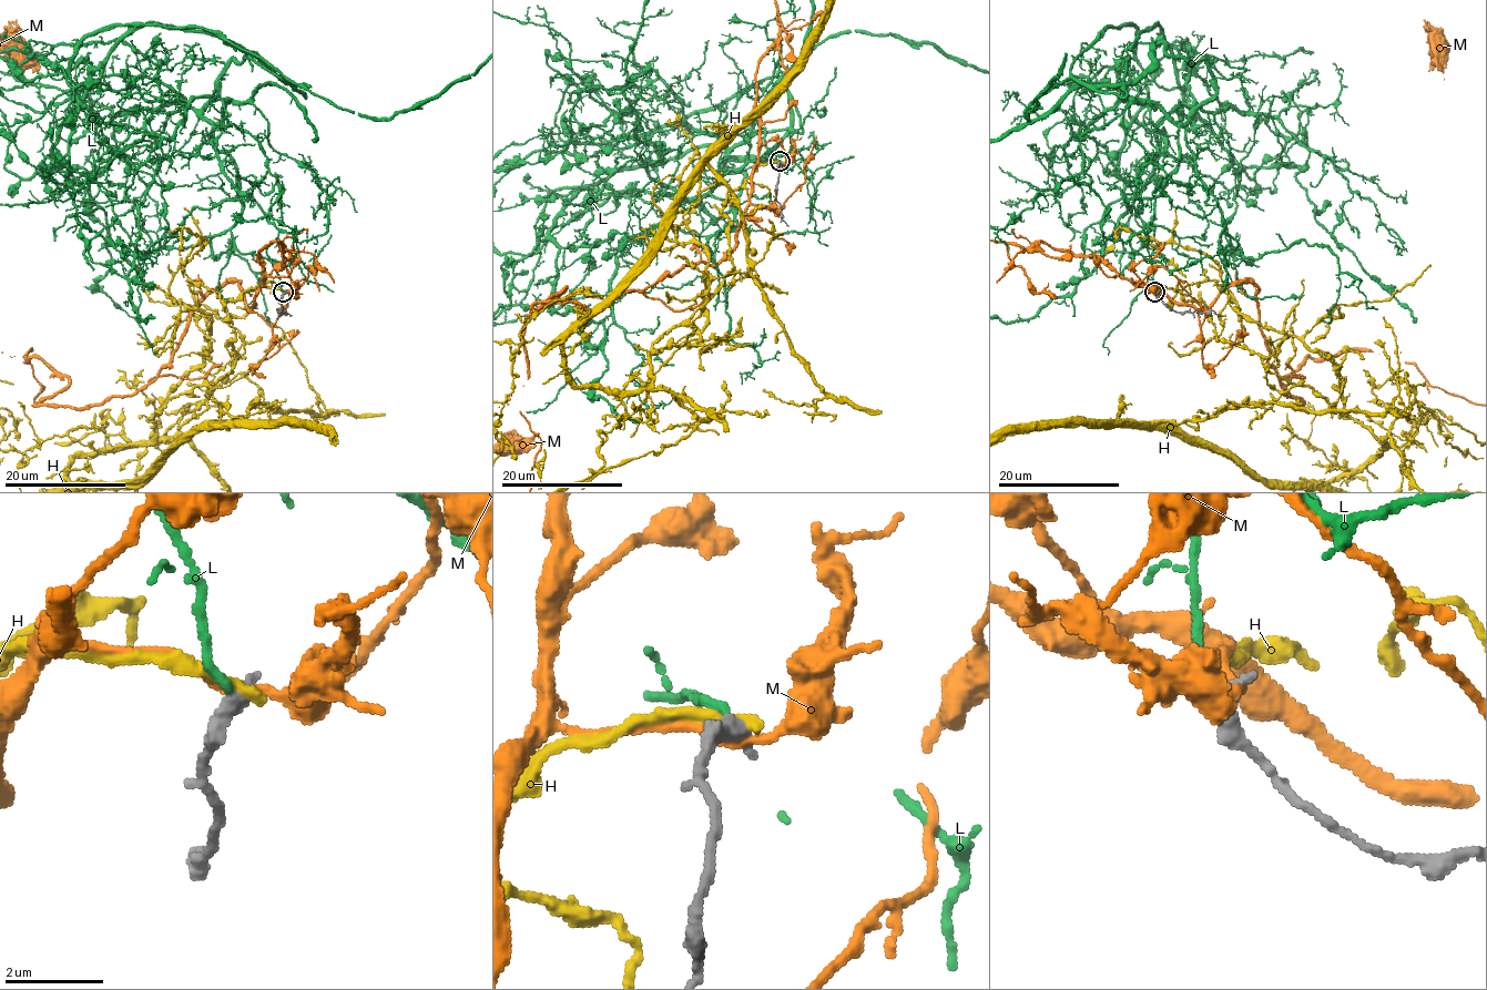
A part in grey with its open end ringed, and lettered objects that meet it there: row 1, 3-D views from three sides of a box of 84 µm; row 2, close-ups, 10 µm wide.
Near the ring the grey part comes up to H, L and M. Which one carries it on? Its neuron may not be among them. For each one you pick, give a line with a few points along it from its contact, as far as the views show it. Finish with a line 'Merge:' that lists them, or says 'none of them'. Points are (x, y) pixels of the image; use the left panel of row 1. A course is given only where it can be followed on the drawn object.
L: Its course: (284, 292), (277, 227), (219, 165), (203, 116), (247, 57), (228, 42), (393, 119)
Merge: L

